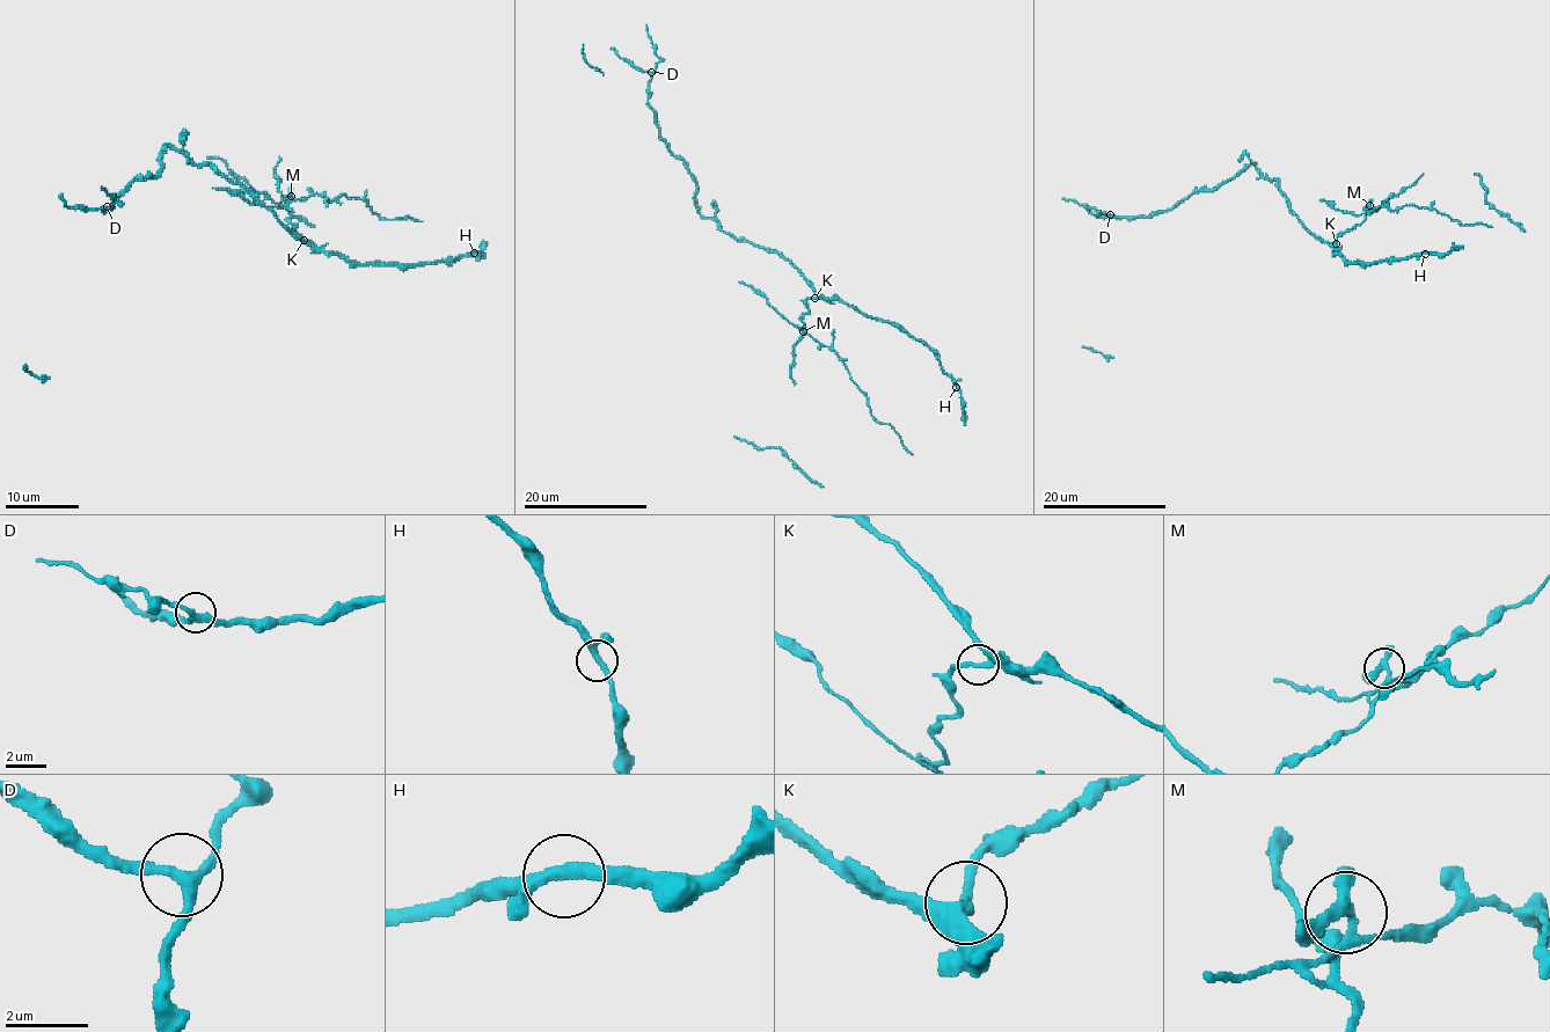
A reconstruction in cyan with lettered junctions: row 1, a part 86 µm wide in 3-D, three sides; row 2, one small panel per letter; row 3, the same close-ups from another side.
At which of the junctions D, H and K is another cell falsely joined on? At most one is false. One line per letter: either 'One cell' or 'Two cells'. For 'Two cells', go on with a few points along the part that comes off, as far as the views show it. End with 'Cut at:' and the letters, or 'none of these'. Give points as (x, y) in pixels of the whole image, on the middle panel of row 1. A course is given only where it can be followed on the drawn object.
D: One cell
H: One cell
K: Two cells. Course of the part to remove: (814, 297), (806, 300), (802, 329), (835, 355), (865, 396), (870, 412), (889, 424), (913, 454)
Cut at: K

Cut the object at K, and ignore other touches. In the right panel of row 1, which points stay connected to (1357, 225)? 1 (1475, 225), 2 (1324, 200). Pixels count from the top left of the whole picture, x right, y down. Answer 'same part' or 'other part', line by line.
1: same part
2: same part

